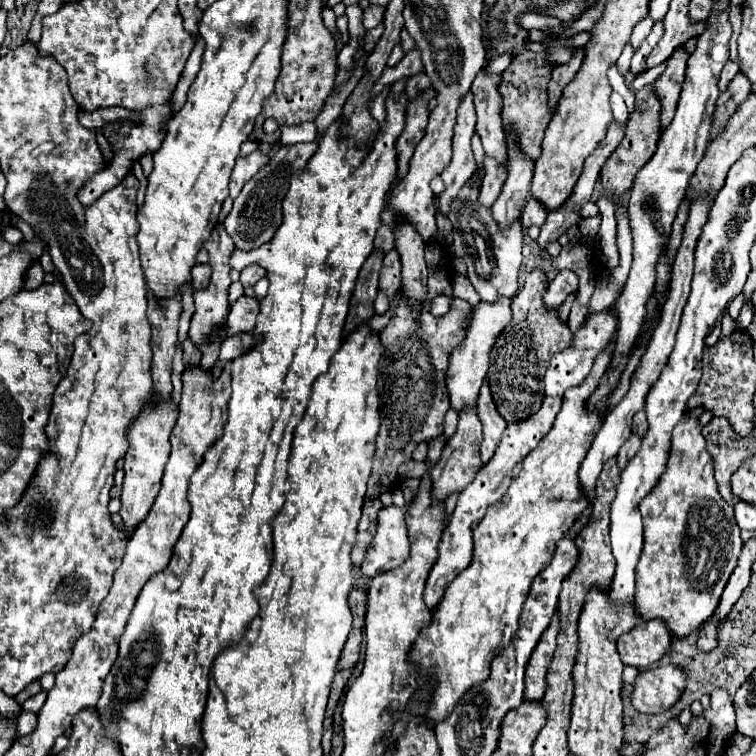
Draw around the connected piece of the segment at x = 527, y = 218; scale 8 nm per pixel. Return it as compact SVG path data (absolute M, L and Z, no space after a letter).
M533 198L527 202L527 206L523 208L523 216L521 216L521 224L527 228L531 224L537 224L541 226L547 218L547 210L543 210L541 202L535 202Z

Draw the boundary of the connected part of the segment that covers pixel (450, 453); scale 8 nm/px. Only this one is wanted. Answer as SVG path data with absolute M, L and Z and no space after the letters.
M467 410L467 414L459 414L459 424L455 434L447 440L441 460L431 470L433 476L433 500L445 500L453 492L461 492L477 474L477 470L483 466L479 458L479 446L481 446L481 422L477 418L477 410Z

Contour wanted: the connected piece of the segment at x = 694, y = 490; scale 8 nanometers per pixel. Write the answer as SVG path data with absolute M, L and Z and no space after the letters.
M687 416L673 428L667 470L659 484L639 504L645 524L645 546L635 570L635 610L643 620L661 618L671 630L673 638L691 636L707 618L711 618L743 546L739 536L741 530L733 516L733 506L729 506L717 490L713 460L705 450L705 438L701 430L703 426L699 420Z

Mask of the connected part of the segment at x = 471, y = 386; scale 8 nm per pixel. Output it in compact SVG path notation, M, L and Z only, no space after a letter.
M499 298L499 302L479 302L473 310L469 328L465 332L465 340L451 352L449 368L447 368L447 390L451 398L451 406L455 410L463 410L465 406L475 406L479 388L489 370L489 352L495 344L495 338L509 326L511 322L511 308L507 298Z

